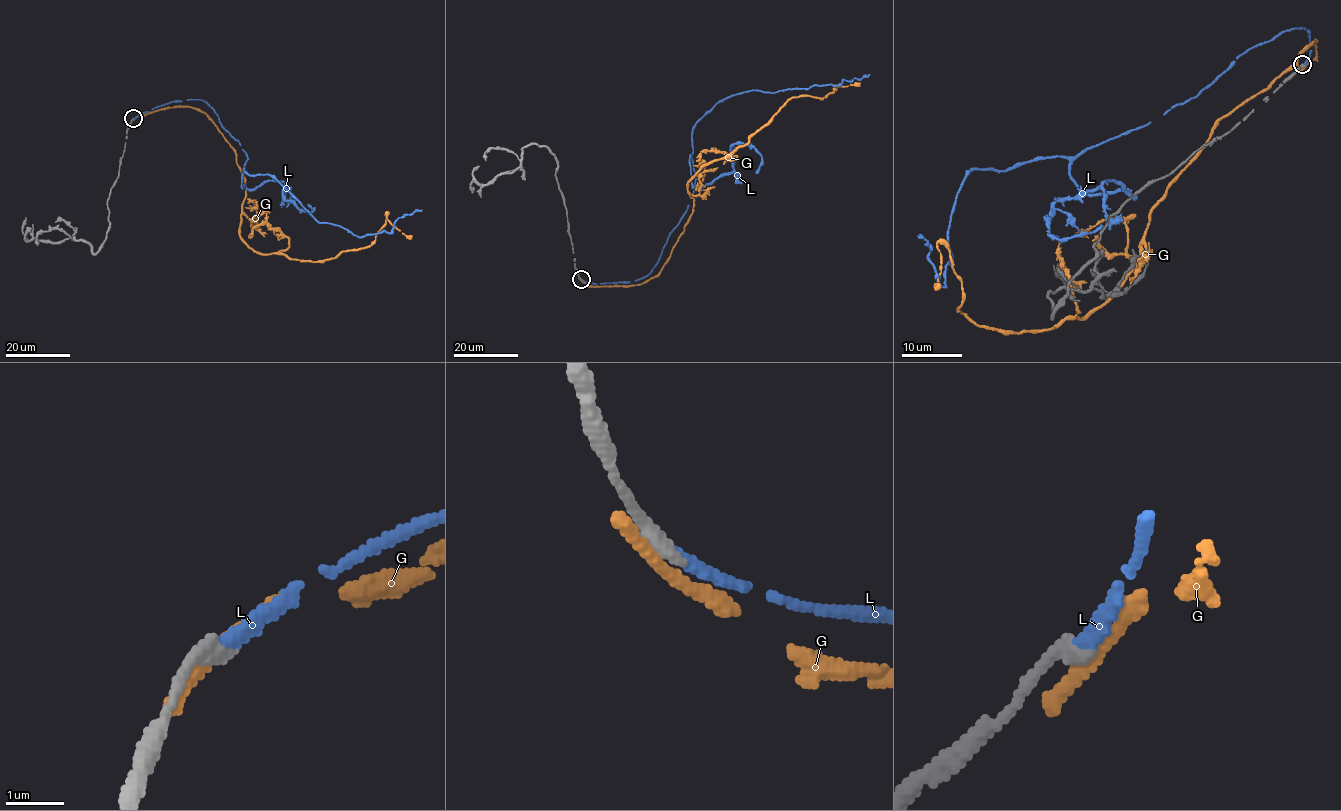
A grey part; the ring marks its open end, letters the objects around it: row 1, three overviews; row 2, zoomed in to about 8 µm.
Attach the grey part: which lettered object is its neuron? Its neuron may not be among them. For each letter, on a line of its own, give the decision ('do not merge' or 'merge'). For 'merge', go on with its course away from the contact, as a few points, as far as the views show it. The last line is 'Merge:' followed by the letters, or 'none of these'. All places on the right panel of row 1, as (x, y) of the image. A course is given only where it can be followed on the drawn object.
G: do not merge
L: do not merge
Merge: none of these

